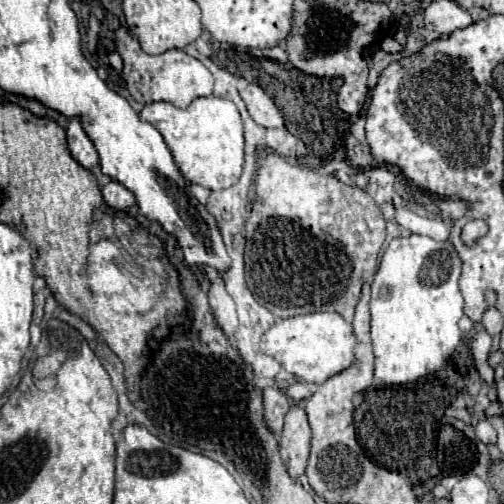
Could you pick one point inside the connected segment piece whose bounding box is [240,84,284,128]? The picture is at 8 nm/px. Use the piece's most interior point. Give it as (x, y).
(263, 111)

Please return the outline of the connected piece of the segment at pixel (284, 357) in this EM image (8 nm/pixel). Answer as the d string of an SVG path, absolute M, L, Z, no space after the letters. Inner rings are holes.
M314 312L280 320L272 324L260 340L260 348L264 354L276 358L286 372L292 372L308 384L322 384L336 372L348 368L354 360L354 346L356 338L352 332L352 324L348 324L342 316L328 312Z

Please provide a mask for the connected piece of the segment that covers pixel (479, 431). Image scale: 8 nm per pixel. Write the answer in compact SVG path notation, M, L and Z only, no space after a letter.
M480 422L480 426L476 426L474 432L484 444L494 444L496 442L496 432L494 432L490 422Z

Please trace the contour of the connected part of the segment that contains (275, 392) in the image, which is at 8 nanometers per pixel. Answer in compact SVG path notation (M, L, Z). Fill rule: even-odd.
M268 386L262 392L264 392L264 420L266 420L266 426L274 434L278 434L282 430L284 416L286 416L286 412L290 408L288 398L276 386Z

